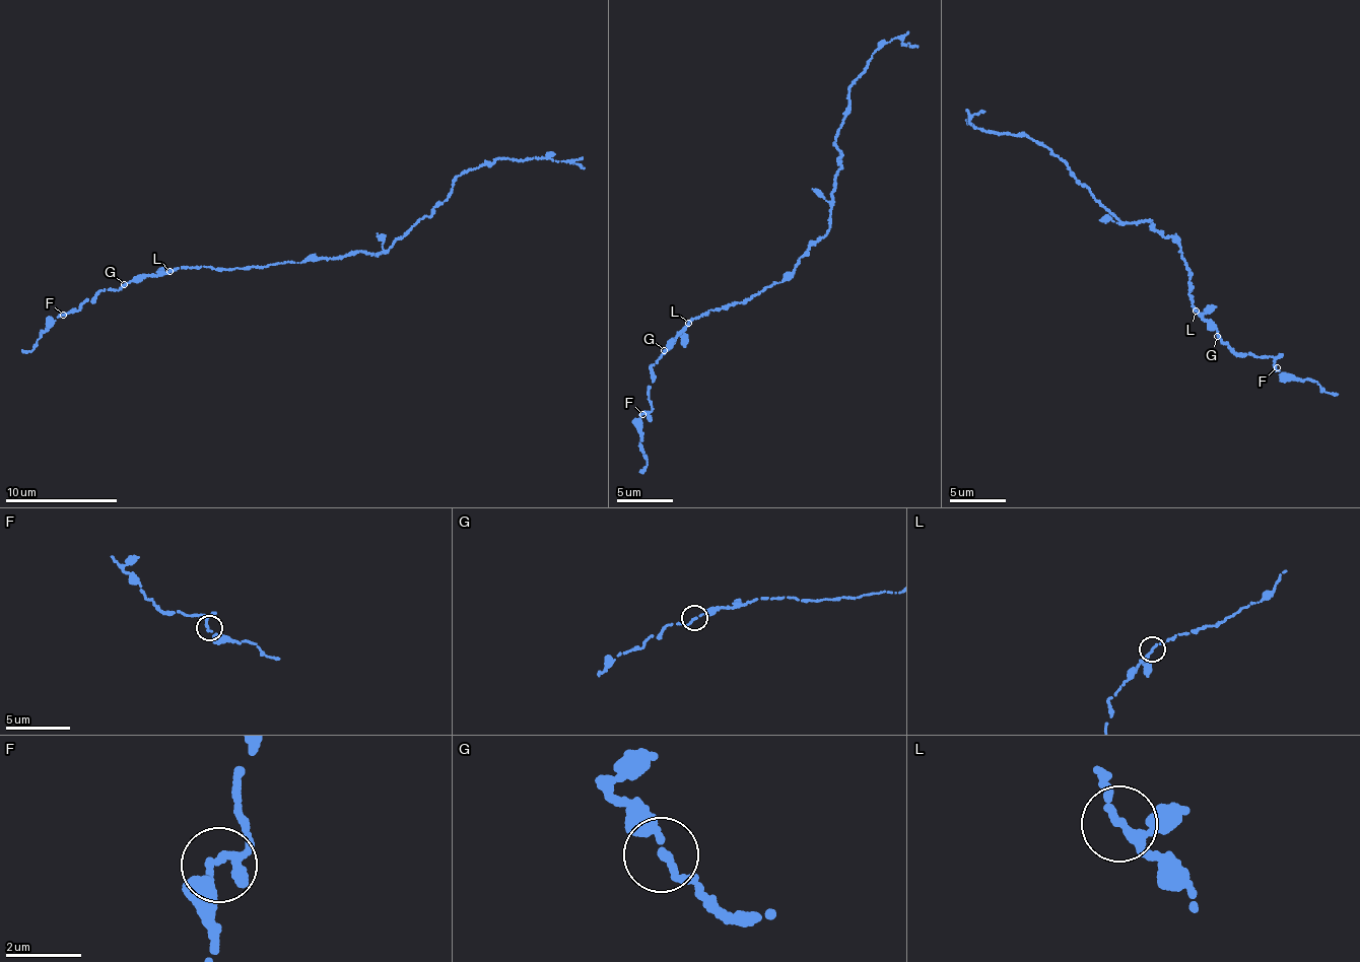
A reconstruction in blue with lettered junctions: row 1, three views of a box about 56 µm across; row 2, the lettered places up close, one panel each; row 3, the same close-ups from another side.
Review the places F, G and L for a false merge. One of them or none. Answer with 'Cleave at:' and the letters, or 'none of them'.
Cleave at: none of them

